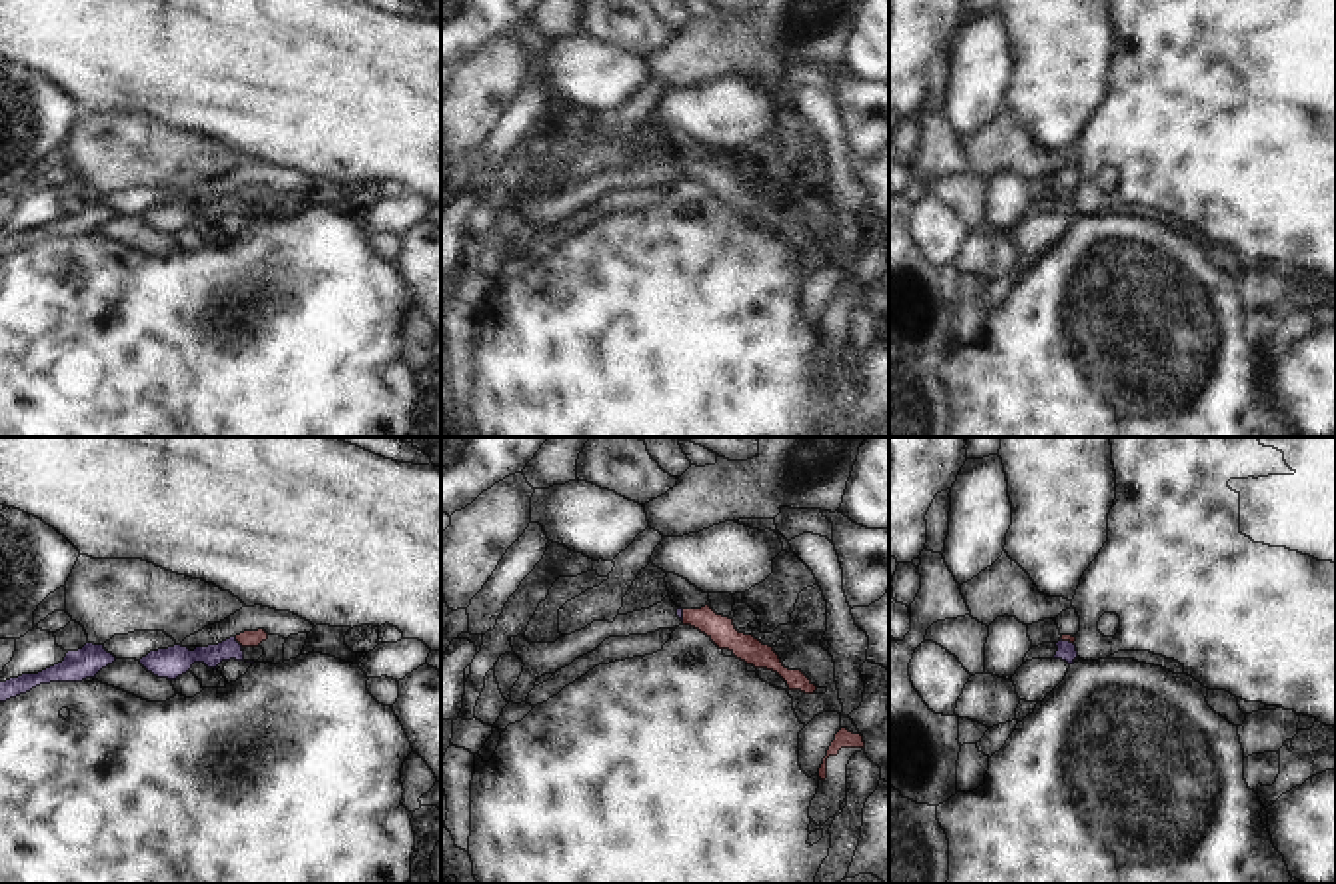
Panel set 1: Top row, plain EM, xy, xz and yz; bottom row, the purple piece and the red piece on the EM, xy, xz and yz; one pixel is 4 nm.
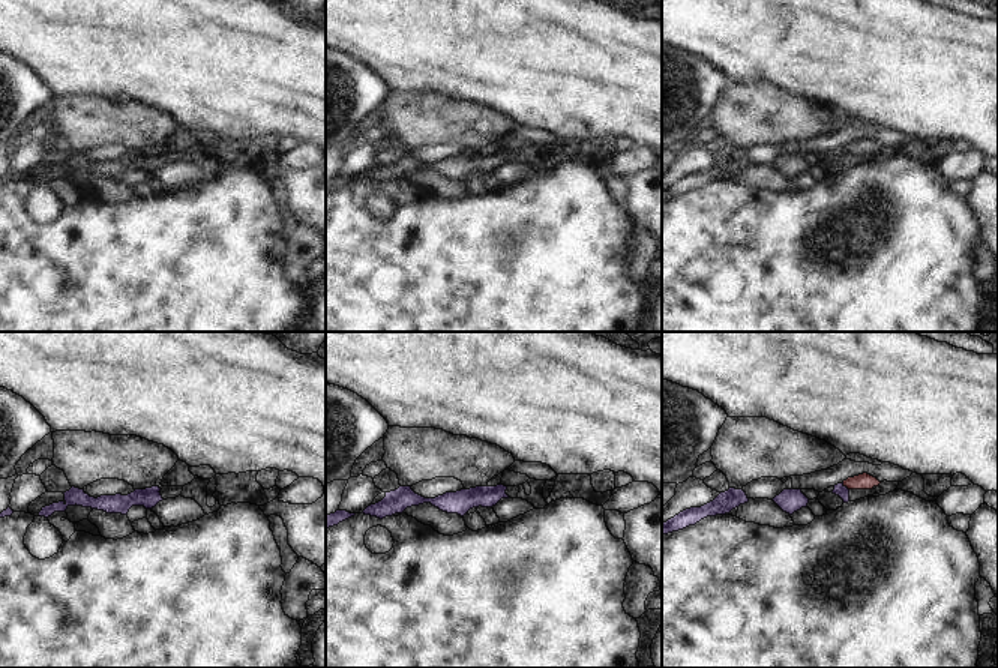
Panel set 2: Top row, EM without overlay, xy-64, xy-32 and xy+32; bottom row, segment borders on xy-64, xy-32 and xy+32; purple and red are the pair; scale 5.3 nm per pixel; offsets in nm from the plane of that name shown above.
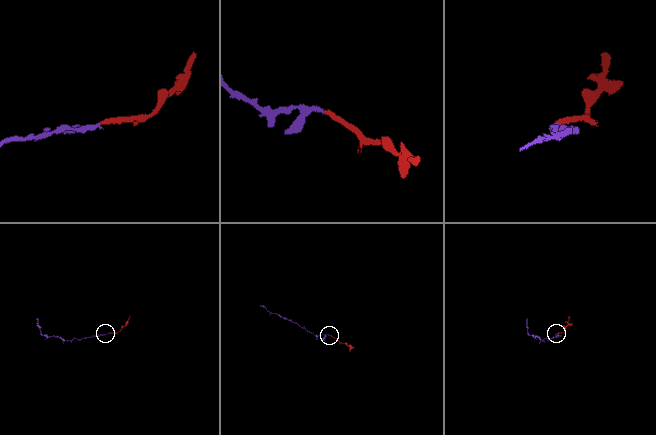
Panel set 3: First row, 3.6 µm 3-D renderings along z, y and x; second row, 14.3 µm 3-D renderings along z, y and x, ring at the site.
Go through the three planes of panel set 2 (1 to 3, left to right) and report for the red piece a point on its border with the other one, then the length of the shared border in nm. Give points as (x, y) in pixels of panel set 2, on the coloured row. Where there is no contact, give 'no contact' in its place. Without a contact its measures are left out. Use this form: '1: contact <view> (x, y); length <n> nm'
1: no contact
2: no contact
3: contact xy+32 (845, 487); length 60 nm

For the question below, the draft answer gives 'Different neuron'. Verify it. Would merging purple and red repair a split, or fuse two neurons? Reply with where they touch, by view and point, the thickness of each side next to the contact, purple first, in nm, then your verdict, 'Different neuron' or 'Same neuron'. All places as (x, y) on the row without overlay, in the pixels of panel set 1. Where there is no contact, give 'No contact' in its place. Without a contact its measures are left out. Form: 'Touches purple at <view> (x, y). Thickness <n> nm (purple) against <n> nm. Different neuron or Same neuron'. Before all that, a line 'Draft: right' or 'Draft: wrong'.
Draft: wrong
Touches purple at xy (236, 194). Thickness 120 nm (purple) against 60 nm. Same neuron

